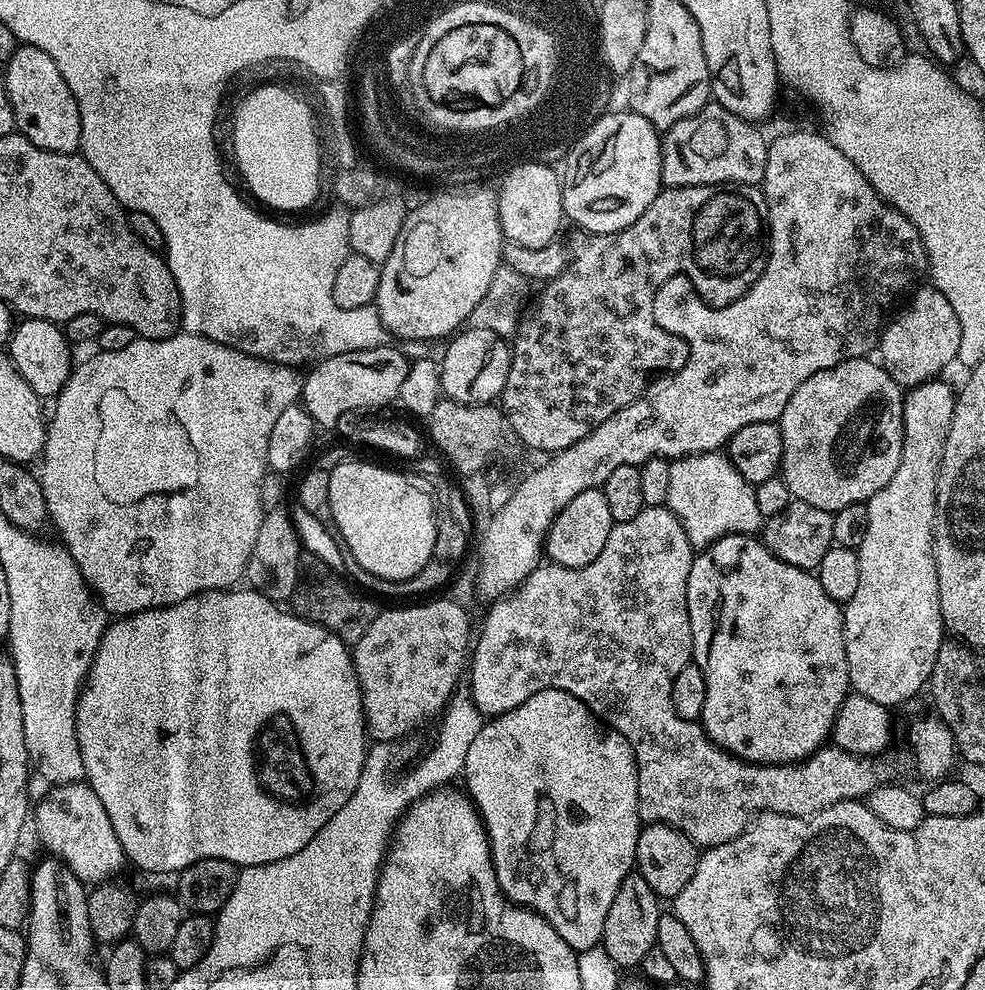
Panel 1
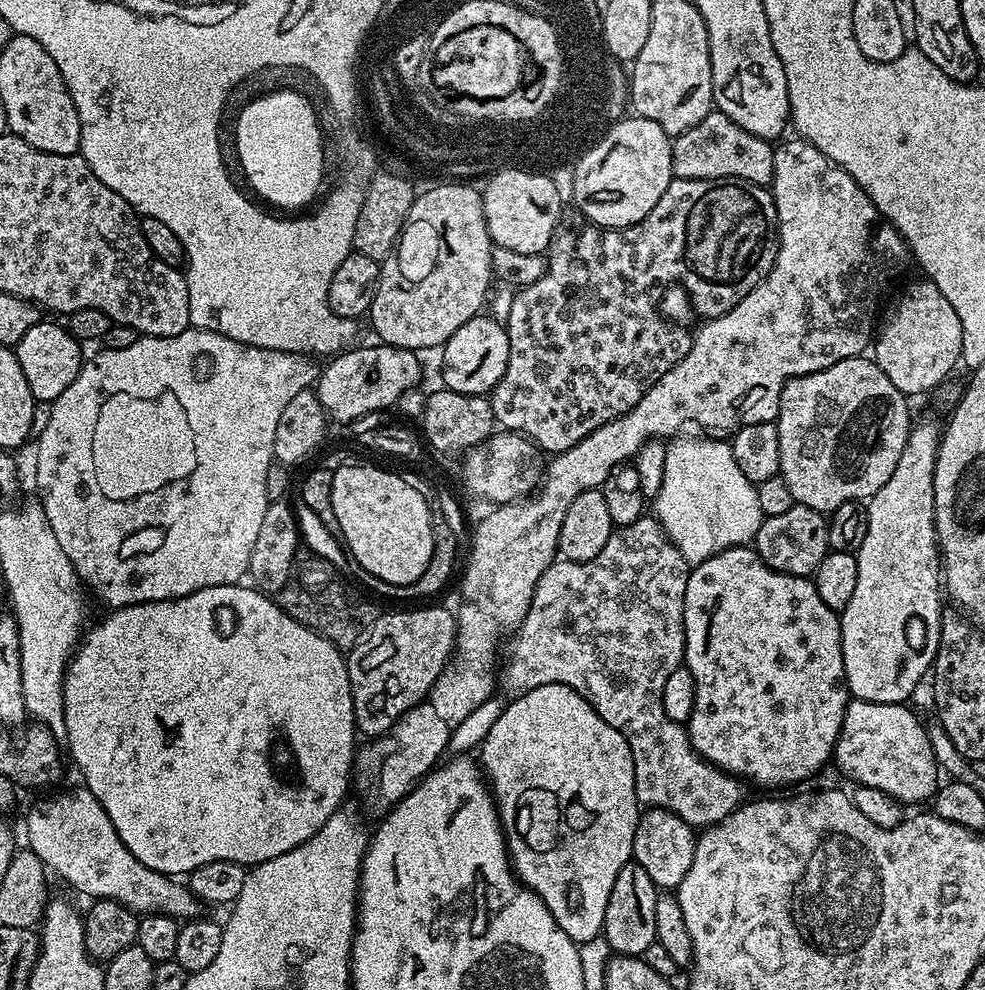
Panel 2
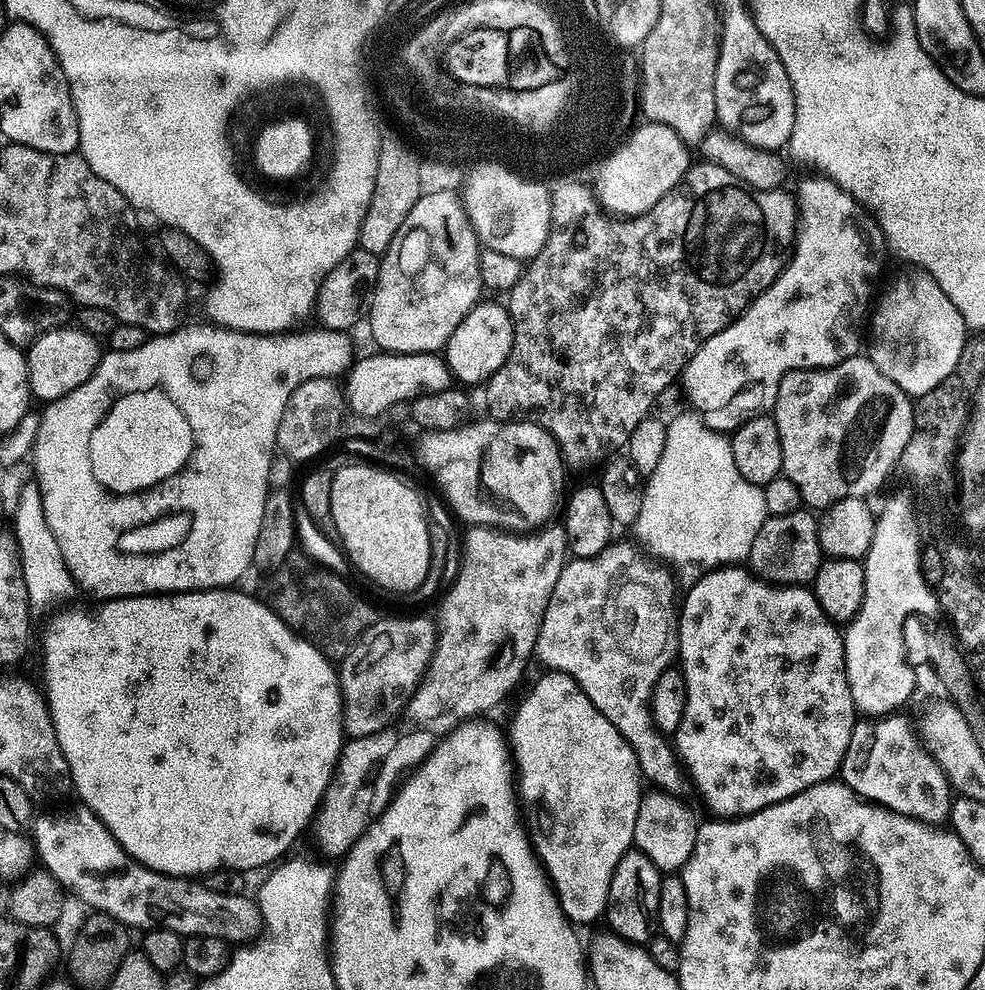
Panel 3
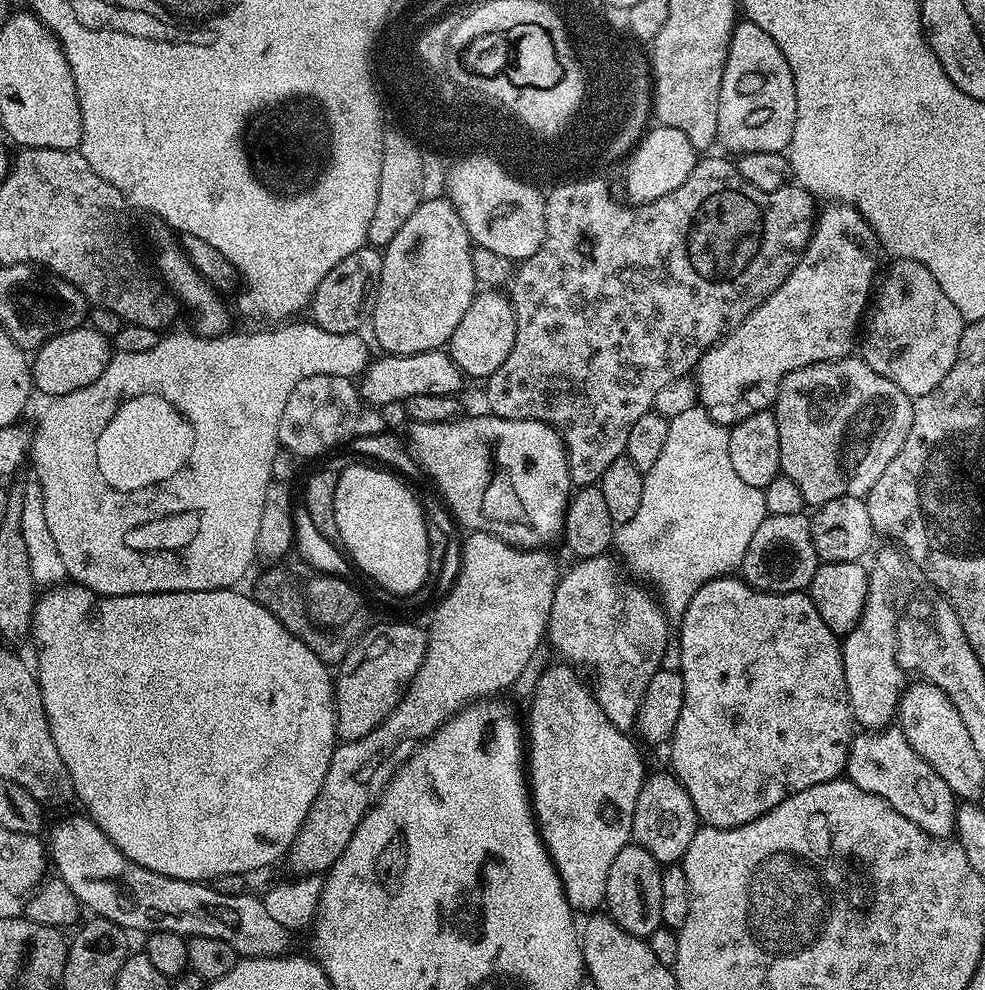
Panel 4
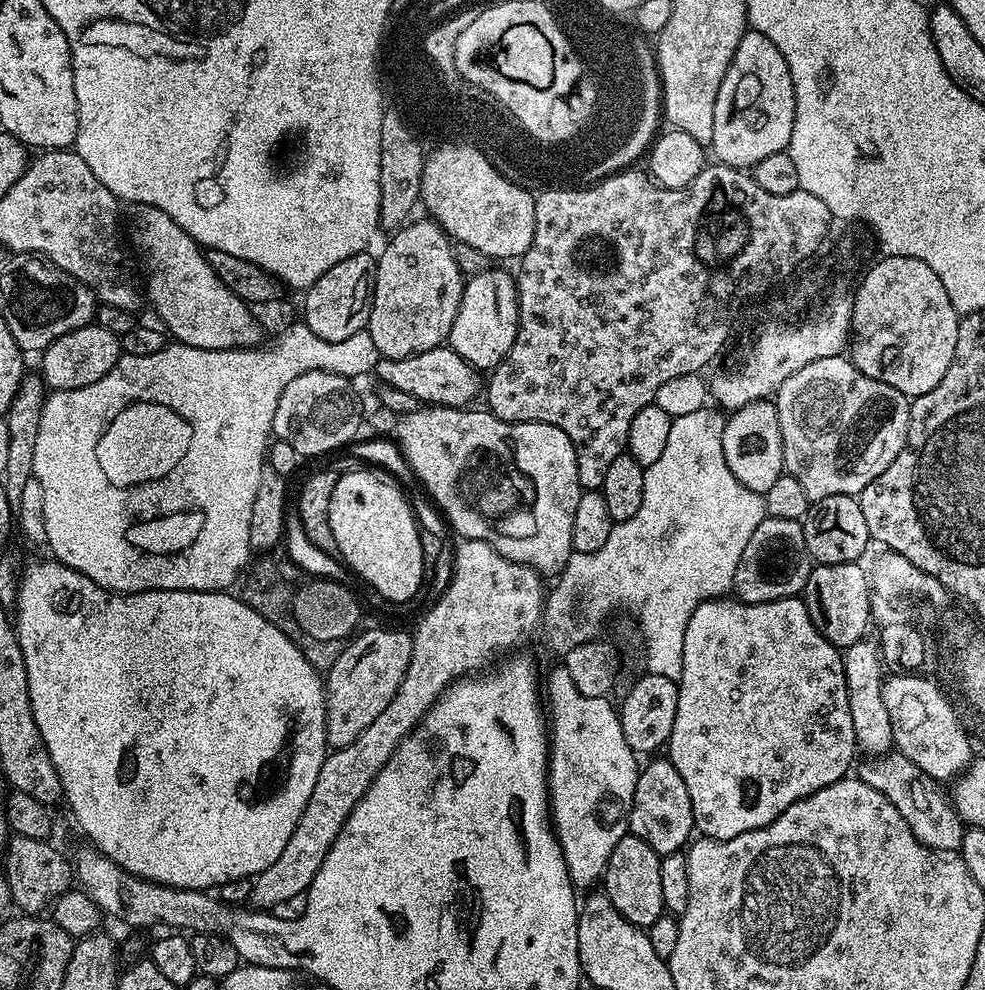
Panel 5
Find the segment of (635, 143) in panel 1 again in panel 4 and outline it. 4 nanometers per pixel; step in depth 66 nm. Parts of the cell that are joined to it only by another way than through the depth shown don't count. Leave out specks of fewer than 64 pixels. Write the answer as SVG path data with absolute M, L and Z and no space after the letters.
M649 127L626 160L628 169L624 172L624 188L628 191L627 199L633 205L648 204L662 198L662 194L670 194L670 190L678 190L678 186L682 186L696 169L697 163L698 149L690 142L690 138L686 138L686 134L682 134L682 130Z

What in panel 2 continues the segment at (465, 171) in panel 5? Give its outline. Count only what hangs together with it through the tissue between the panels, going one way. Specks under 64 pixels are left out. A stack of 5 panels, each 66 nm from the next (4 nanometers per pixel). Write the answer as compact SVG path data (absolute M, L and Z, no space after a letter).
M503 171L487 177L486 184L482 188L484 213L493 245L506 250L518 250L518 254L547 253L556 223L562 215L560 192L555 182L543 171L535 176Z

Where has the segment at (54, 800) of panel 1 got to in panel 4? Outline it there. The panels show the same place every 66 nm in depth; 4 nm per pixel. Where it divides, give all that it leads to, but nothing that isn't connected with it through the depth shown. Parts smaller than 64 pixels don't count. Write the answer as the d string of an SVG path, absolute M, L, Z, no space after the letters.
M87 814L68 816L46 836L46 852L55 875L80 899L89 913L106 918L133 933L177 932L189 938L220 939L244 958L278 956L285 951L286 929L265 912L259 895L218 894L208 882L179 880L138 866Z

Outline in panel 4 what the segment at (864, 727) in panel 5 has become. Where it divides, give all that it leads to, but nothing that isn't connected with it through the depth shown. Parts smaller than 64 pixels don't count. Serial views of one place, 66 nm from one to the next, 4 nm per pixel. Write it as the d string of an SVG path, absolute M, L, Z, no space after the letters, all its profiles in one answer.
M899 551L896 552L882 553L876 569L871 569L868 601L864 603L864 613L860 615L854 630L847 633L842 640L846 690L852 707L852 719L864 730L883 730L889 727L897 715L901 693L906 688L906 673L897 670L892 660L894 649L891 607L898 599L897 593L892 593L892 583L896 580L901 556Z

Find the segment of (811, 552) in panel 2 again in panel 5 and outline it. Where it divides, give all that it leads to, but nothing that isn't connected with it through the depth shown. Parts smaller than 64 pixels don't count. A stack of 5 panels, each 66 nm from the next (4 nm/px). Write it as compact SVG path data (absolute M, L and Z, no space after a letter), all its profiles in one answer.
M768 516L758 530L750 534L750 542L746 542L742 558L738 558L738 570L734 570L732 583L735 599L744 604L761 604L800 596L813 567L814 561L806 548L803 523L790 518Z

